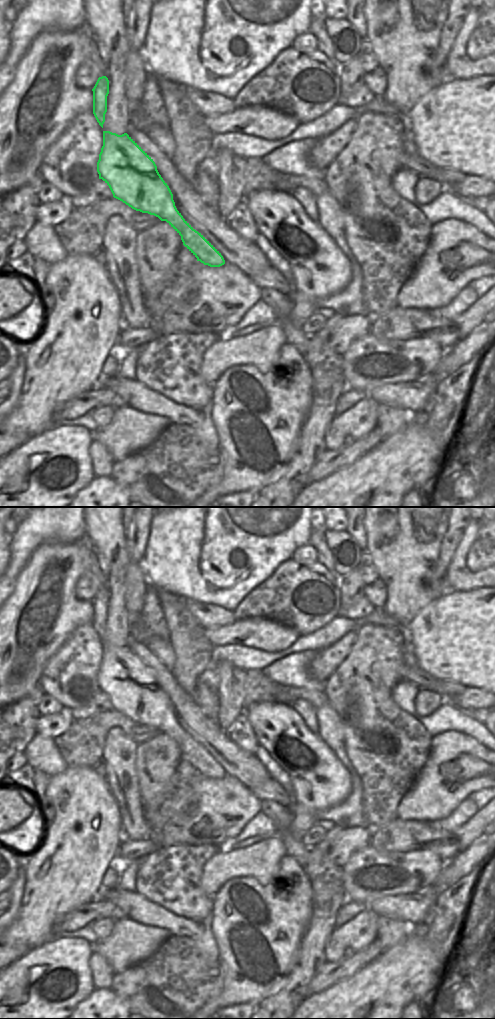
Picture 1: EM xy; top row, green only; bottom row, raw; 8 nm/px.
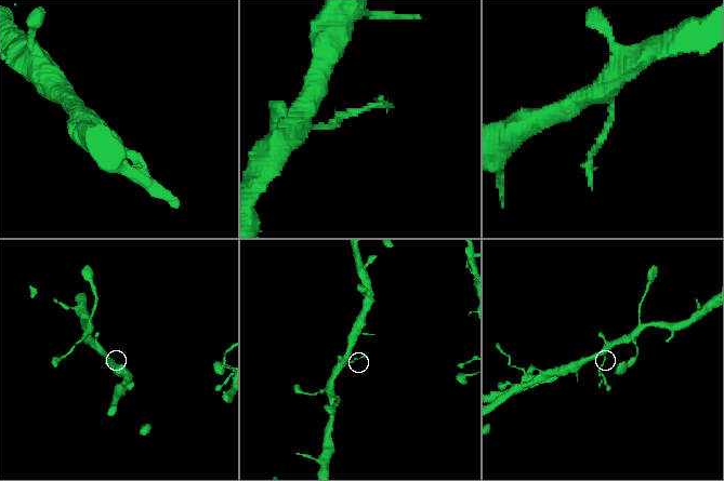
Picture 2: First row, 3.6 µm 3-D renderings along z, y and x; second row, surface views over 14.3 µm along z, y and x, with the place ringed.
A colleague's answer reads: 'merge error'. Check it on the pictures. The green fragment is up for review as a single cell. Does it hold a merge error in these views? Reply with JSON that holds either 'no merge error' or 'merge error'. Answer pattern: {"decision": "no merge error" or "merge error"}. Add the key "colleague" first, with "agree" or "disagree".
{"colleague": "disagree", "decision": "no merge error"}

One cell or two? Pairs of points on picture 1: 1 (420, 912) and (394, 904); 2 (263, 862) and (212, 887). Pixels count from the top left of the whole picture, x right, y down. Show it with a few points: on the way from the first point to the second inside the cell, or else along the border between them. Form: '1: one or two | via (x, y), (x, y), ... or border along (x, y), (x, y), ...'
1: one | via (414, 909), (400, 907)
2: one | via (250, 862), (236, 862), (224, 874)

